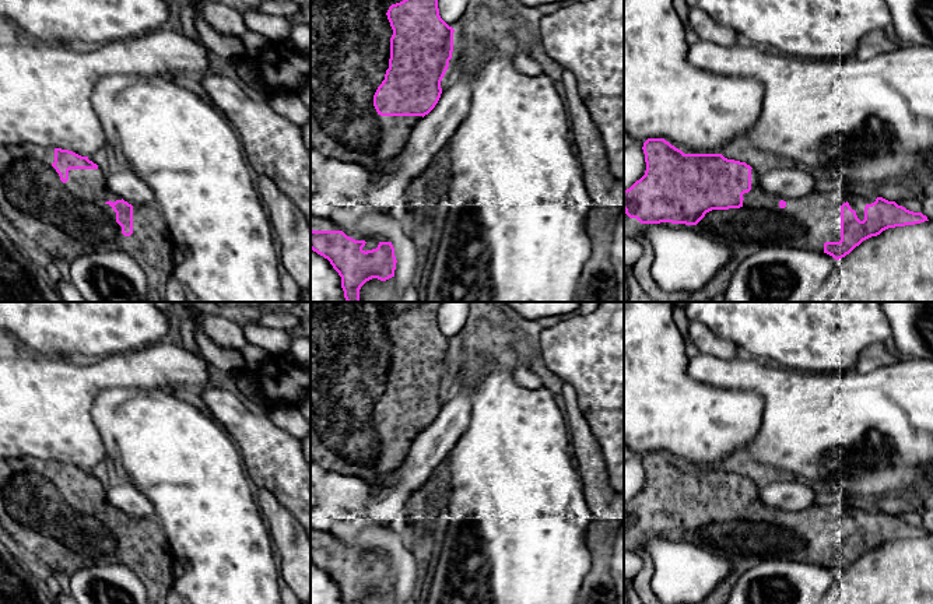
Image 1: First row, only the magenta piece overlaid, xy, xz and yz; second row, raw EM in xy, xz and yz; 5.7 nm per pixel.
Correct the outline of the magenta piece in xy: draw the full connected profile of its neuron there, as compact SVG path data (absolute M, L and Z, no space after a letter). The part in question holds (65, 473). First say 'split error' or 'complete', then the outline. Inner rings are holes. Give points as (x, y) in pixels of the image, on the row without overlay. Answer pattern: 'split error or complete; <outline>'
split error; M32 457L0 460L0 526L1 534L39 569L71 576L74 572L106 563L129 566L143 582L148 604L165 604L173 589L176 562L165 530L157 517L131 519L106 501L106 487L97 477L73 464Z

